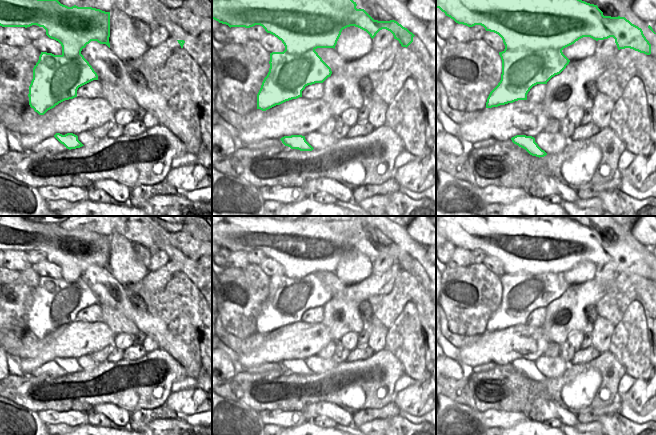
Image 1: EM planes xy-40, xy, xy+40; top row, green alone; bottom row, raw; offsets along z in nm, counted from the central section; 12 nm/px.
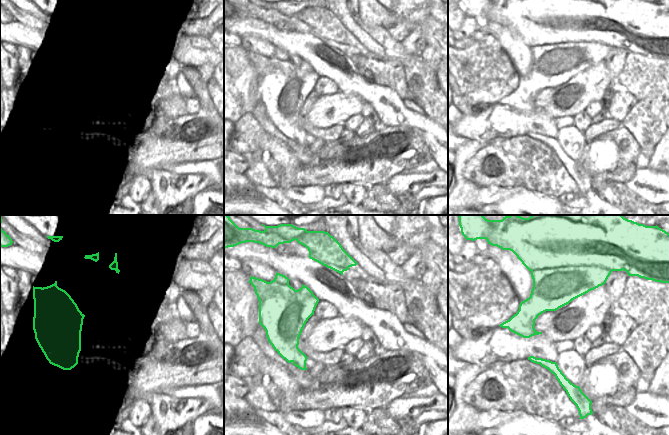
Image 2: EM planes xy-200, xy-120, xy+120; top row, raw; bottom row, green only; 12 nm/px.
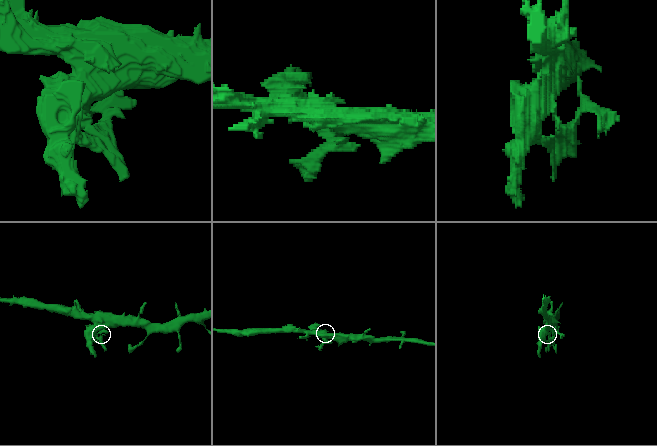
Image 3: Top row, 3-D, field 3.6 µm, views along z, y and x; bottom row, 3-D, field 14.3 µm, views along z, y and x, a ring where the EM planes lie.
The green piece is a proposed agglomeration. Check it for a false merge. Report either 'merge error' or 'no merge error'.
merge error

